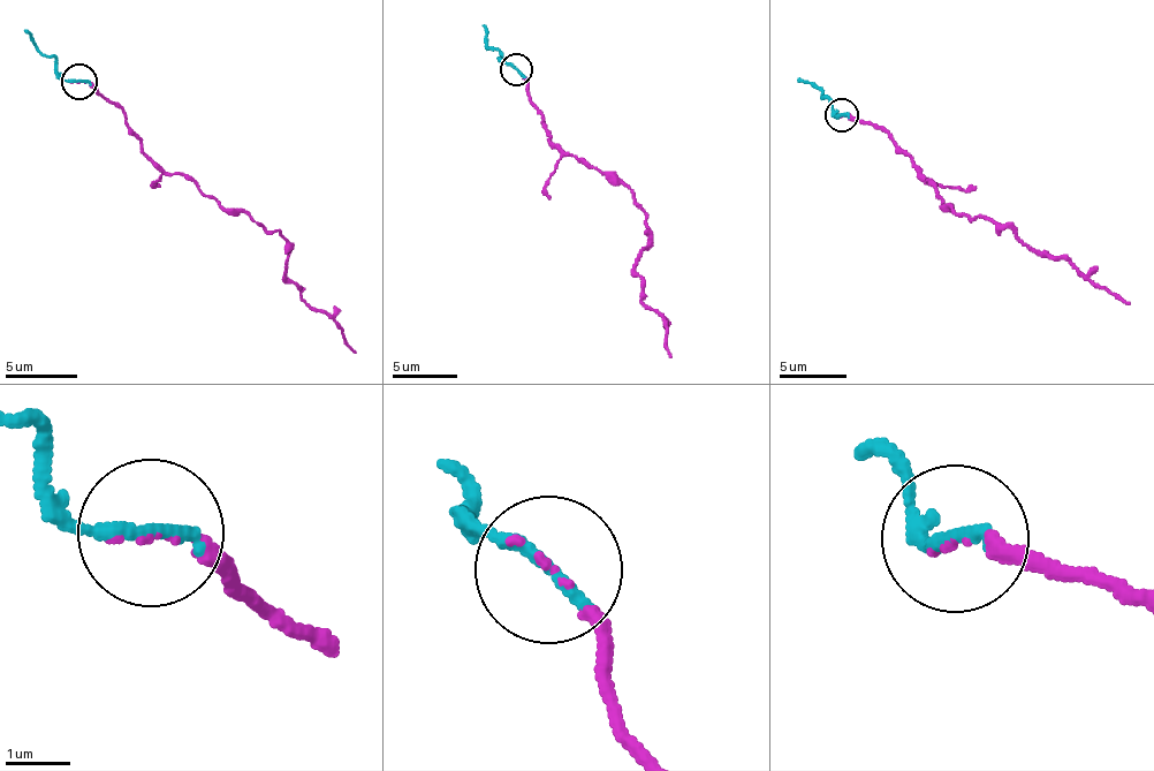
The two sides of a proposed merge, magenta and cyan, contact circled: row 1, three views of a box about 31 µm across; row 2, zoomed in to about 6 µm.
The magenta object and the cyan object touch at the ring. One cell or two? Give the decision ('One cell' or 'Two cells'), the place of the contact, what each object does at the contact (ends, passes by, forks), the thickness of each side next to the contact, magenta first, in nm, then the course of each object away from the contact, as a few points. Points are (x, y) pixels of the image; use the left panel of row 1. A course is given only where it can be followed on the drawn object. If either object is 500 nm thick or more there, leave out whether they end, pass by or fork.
One cell. Place: (80, 81). At the ring magenta ends. At the ring cyan ends. Thickness 70 nm (magenta) against 260 nm. Course of magenta: (80, 82), (105, 97), (166, 171), (278, 231), (288, 246), (285, 273), (355, 354). Course of cyan: (80, 82), (69, 82), (24, 30)

